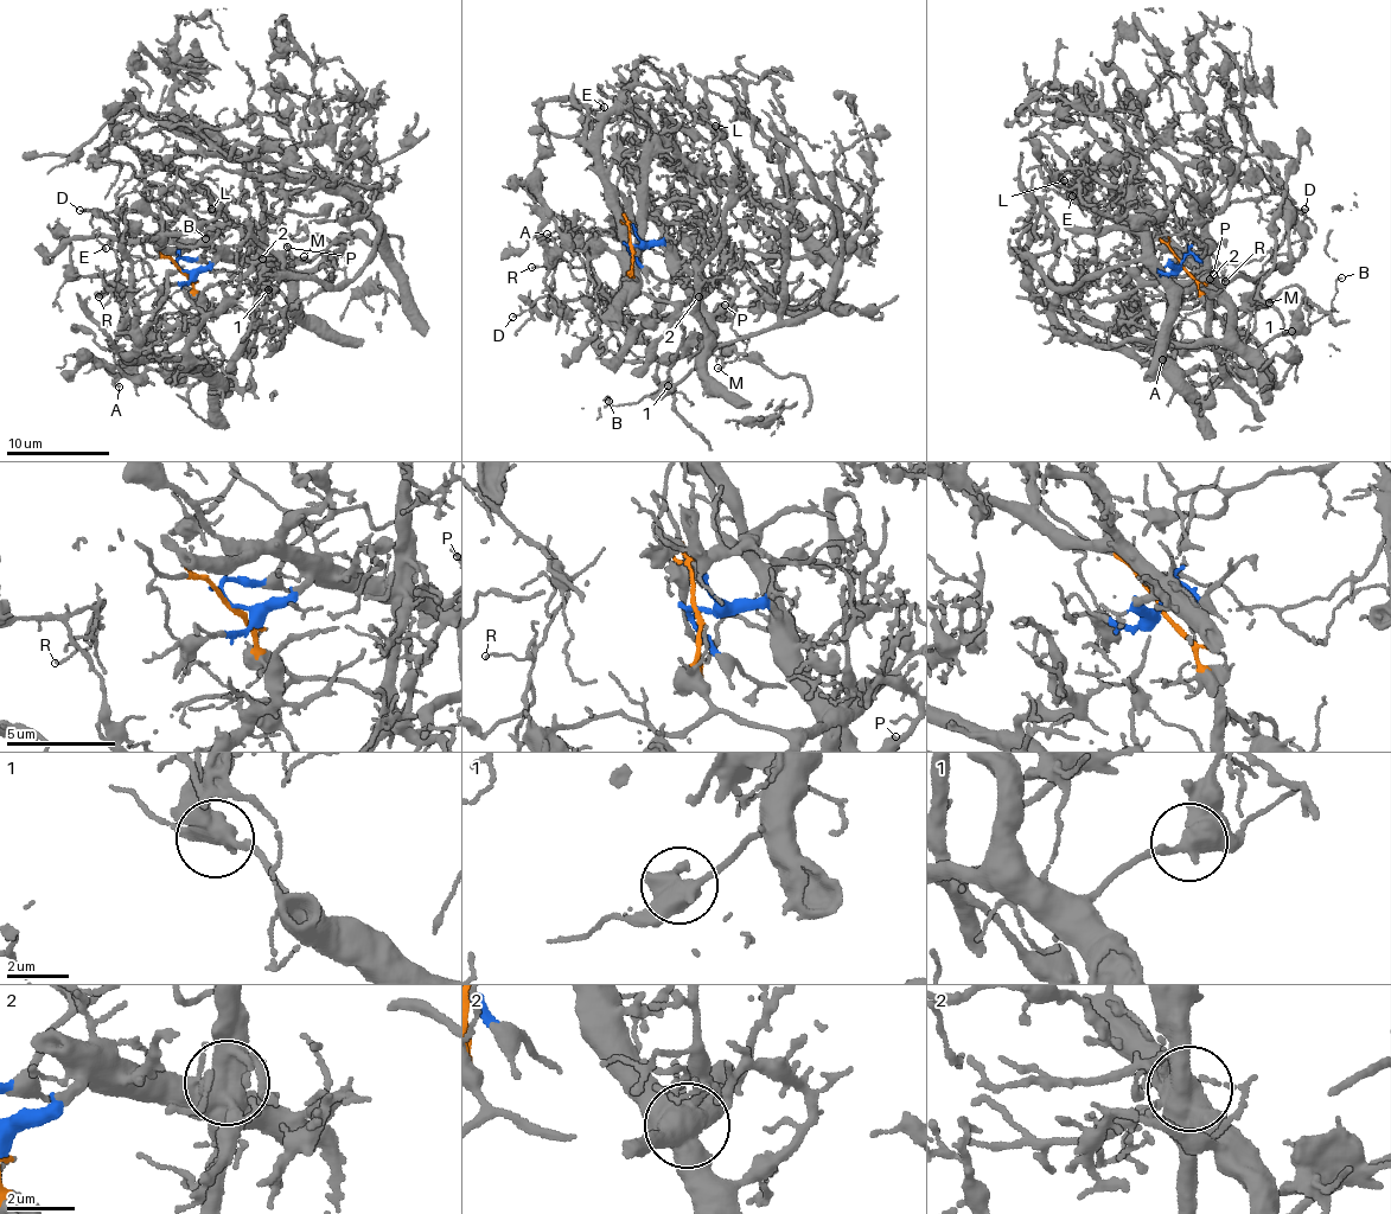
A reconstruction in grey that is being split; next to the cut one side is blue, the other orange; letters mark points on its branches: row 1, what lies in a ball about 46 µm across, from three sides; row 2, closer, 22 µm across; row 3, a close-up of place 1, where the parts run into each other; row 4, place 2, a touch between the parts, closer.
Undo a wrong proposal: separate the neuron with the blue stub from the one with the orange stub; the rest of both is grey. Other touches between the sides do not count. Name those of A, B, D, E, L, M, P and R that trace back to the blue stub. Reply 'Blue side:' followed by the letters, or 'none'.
Blue side: B, E, L, P

